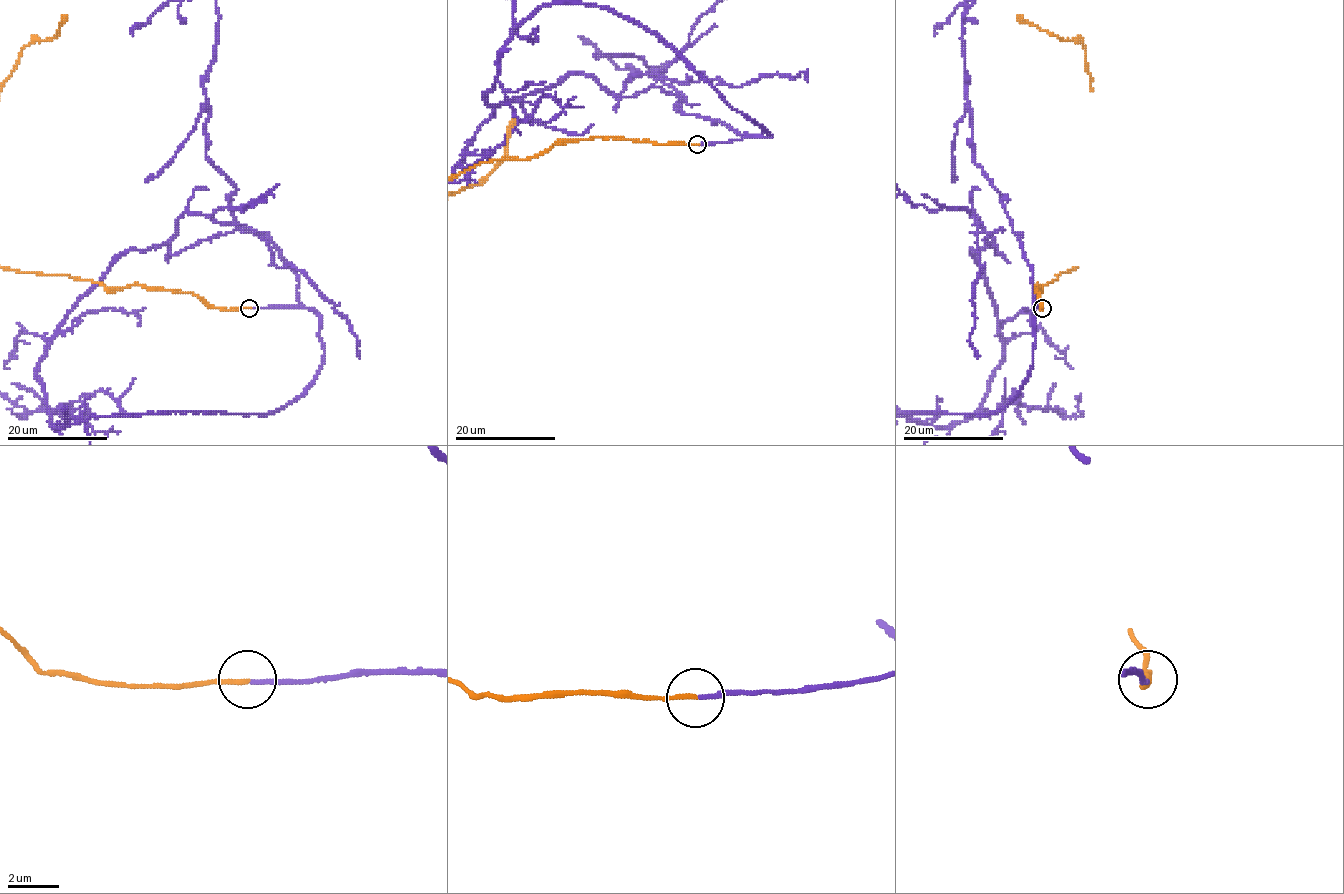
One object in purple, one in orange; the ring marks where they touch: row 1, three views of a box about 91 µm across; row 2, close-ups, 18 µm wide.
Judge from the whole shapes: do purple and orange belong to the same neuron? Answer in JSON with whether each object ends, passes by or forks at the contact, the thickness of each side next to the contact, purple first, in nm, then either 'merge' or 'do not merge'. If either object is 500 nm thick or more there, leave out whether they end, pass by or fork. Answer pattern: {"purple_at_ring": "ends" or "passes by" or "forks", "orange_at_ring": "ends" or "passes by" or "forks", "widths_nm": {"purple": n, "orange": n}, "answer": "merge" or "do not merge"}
{"purple_at_ring": "ends", "orange_at_ring": "ends", "widths_nm": {"purple": 160, "orange": 180}, "answer": "merge"}

